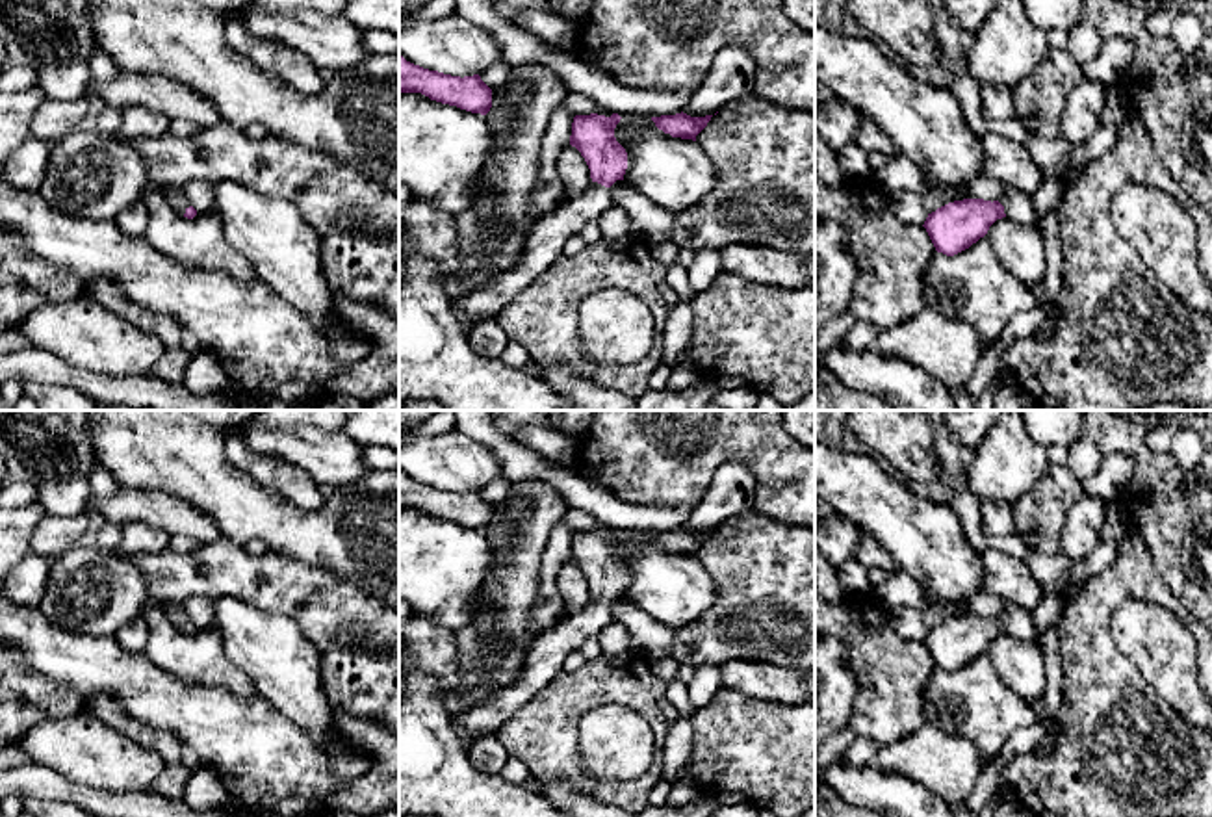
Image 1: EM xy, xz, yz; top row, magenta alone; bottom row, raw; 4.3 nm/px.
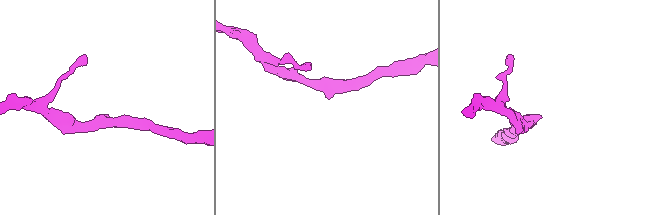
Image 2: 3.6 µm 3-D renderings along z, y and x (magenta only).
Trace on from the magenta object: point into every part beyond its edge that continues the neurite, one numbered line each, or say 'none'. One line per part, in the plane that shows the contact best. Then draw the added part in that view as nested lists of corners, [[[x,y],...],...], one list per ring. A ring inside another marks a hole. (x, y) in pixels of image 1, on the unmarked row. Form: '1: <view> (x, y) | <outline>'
1: xz (546, 654) | [[[590,598],[575,611],[566,613],[553,628],[542,631],[529,646],[525,663],[516,680],[494,698],[466,709],[455,726],[477,737],[496,732],[535,694],[538,694],[561,670],[564,657],[581,650],[583,642],[614,622],[611,605]]]

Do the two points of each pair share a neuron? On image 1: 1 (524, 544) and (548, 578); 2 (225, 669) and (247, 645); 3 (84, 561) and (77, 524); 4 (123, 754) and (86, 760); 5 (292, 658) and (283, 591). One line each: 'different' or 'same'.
1: different
2: different
3: different
4: same
5: different

